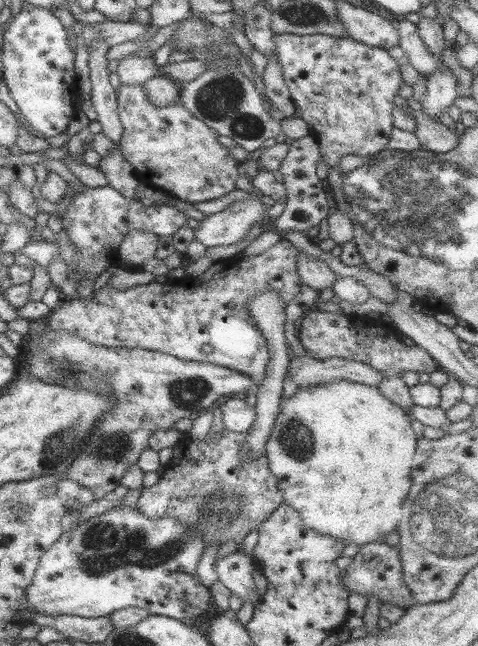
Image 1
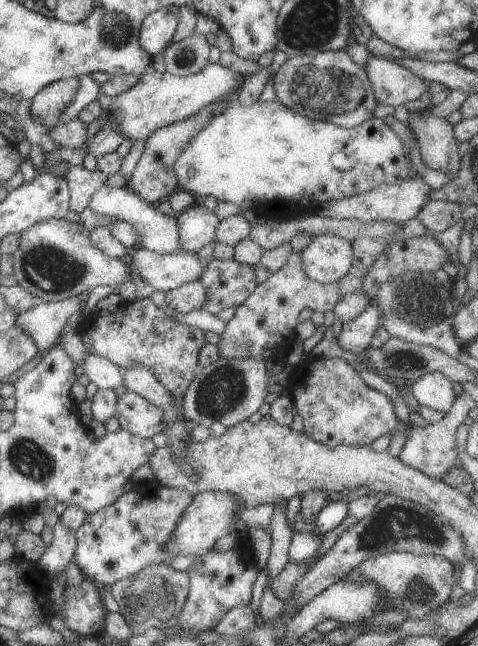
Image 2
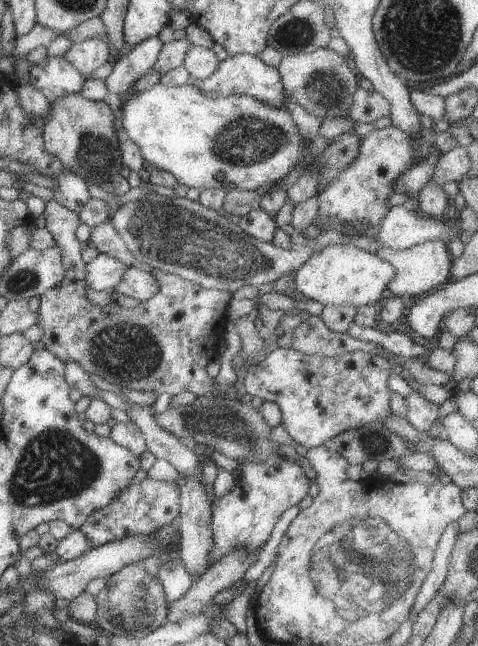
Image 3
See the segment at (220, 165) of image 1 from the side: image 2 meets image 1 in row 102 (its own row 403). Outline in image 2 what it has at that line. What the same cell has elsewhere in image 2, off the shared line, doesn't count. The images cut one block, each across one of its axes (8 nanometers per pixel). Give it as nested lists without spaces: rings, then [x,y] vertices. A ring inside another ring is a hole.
[[[133,391],[120,396],[114,417],[121,429],[146,439],[152,439],[166,428],[164,412]]]

